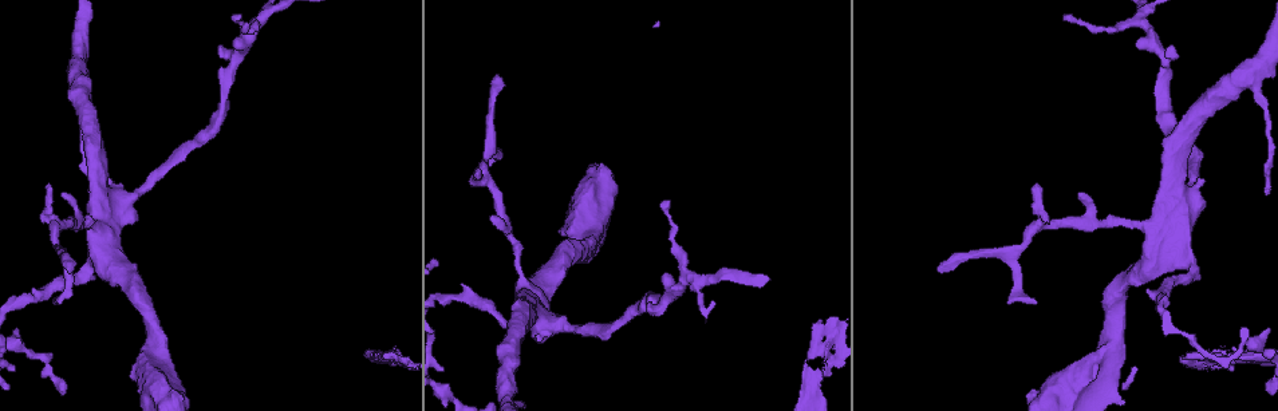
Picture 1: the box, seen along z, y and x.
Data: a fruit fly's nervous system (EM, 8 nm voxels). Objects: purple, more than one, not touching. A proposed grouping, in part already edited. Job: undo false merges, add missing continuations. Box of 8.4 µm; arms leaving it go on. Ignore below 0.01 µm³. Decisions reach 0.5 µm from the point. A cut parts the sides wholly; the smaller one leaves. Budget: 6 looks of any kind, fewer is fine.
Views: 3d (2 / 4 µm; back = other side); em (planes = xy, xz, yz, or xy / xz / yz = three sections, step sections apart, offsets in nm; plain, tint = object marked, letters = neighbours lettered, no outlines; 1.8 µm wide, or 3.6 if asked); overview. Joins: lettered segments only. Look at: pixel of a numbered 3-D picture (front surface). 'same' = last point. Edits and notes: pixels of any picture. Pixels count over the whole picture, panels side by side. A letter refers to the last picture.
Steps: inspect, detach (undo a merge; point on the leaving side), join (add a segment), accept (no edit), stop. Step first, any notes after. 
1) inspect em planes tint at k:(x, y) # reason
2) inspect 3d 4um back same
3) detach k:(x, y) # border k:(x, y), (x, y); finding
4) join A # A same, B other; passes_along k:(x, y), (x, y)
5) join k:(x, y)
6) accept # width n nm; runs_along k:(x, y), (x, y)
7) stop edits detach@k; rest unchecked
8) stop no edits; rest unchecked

inspect 3d 4um at 1:(1036, 304) # tapers out

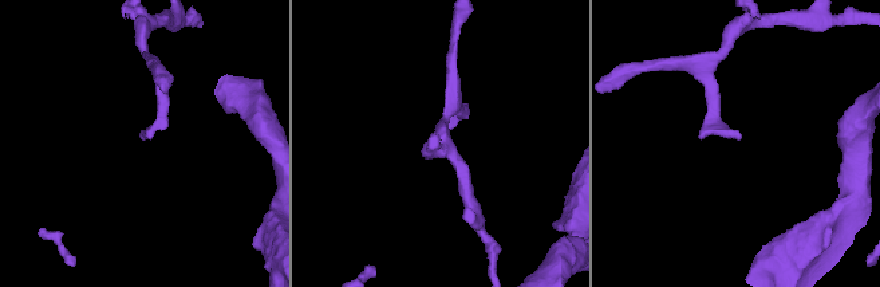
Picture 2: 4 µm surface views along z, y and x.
inspect em xy step 4 letters at 2:(140, 137) # now the EM

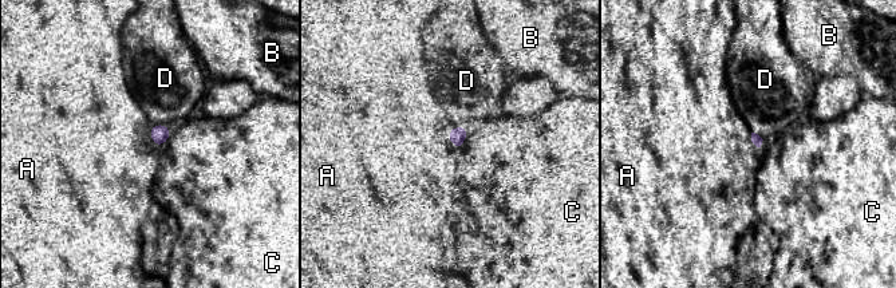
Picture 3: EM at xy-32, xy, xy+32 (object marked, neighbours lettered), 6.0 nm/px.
inspect em planes letters same

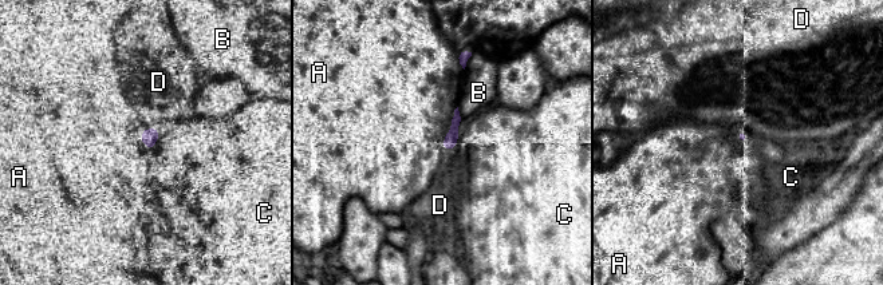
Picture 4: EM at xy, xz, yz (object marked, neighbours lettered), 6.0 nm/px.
accept # A other, B other, C other, D other; none of them fits

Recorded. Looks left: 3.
inspect em 3.6um planes letters at 1:(1161, 239) # four-way junction

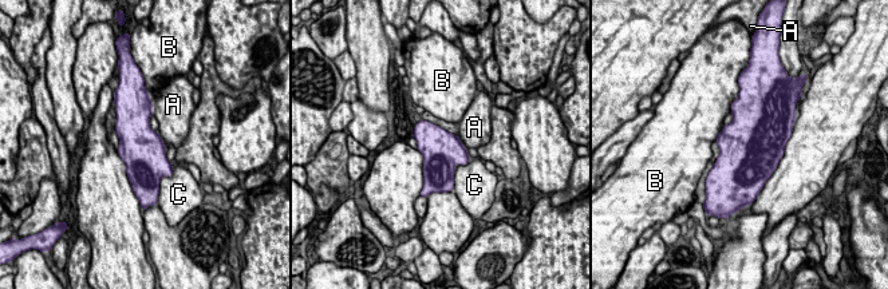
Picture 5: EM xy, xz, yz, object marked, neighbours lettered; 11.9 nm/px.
accept # A other, B other, C other; border 5:(157, 133), (166, 147); all the same neuron

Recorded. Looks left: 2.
stop no edits; rest unchecked

